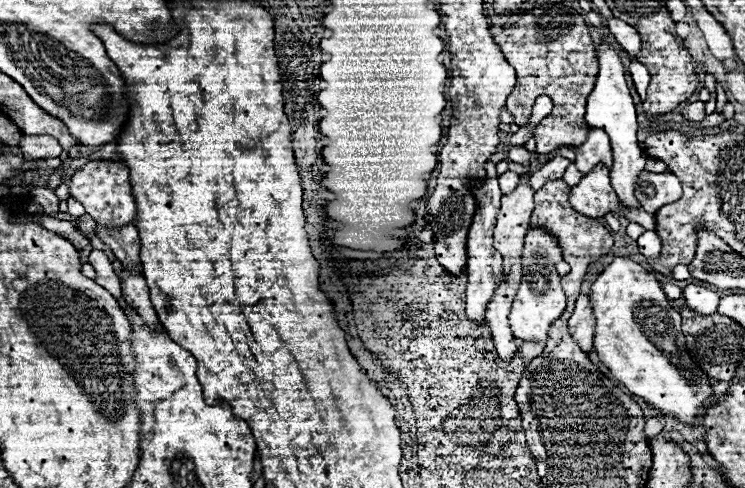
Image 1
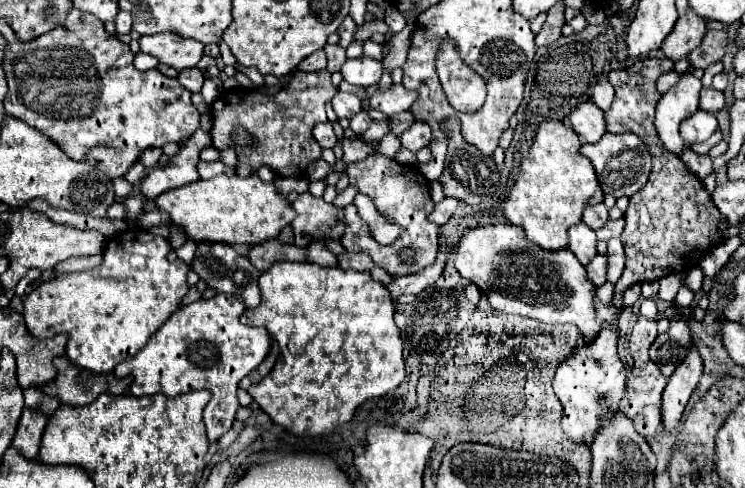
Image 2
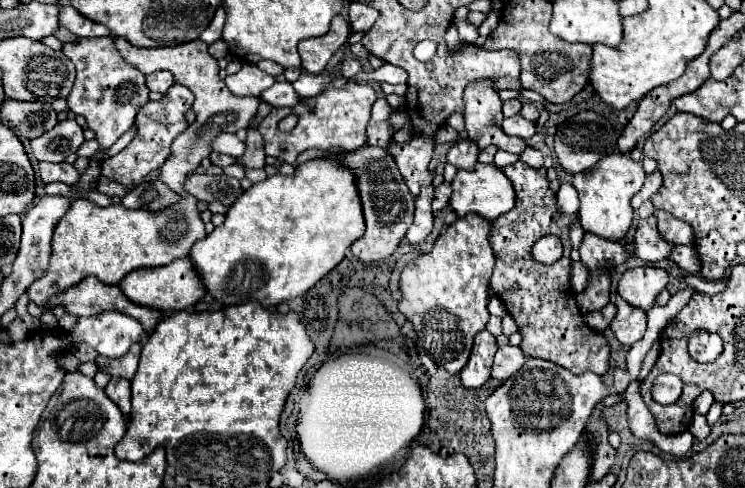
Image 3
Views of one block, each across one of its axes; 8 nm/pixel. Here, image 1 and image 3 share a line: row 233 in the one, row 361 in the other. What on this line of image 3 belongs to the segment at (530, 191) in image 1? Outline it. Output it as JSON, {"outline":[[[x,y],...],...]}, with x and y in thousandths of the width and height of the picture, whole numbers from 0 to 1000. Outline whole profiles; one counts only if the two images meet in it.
{"outline":[[[678,707],[668,713],[663,730],[663,750],[660,750],[660,775],[666,779],[682,779],[687,766],[693,766],[706,742],[698,711]]]}

